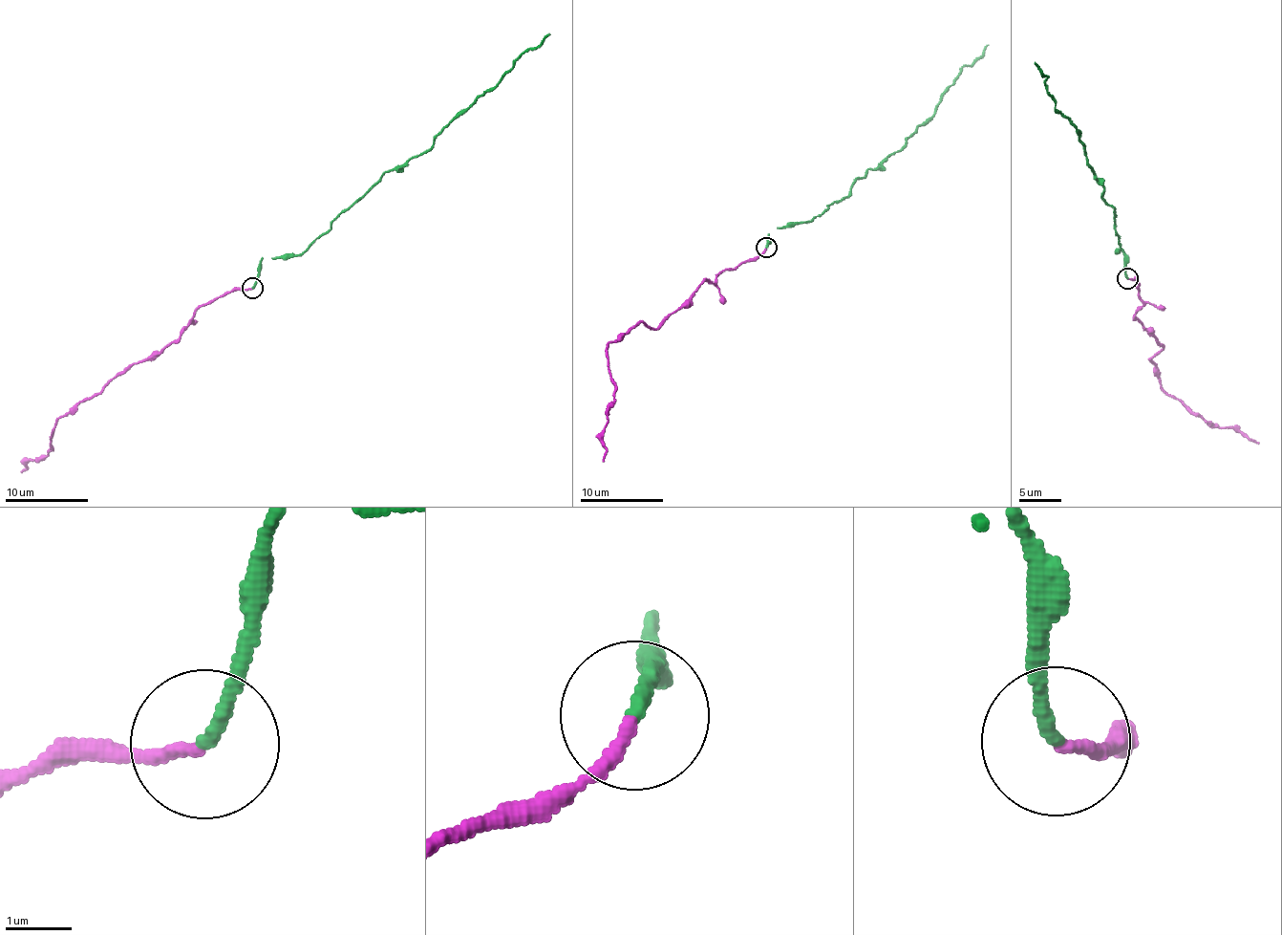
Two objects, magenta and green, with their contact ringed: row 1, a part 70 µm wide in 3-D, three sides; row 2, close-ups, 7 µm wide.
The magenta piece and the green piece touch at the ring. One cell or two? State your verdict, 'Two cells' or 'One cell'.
One cell

